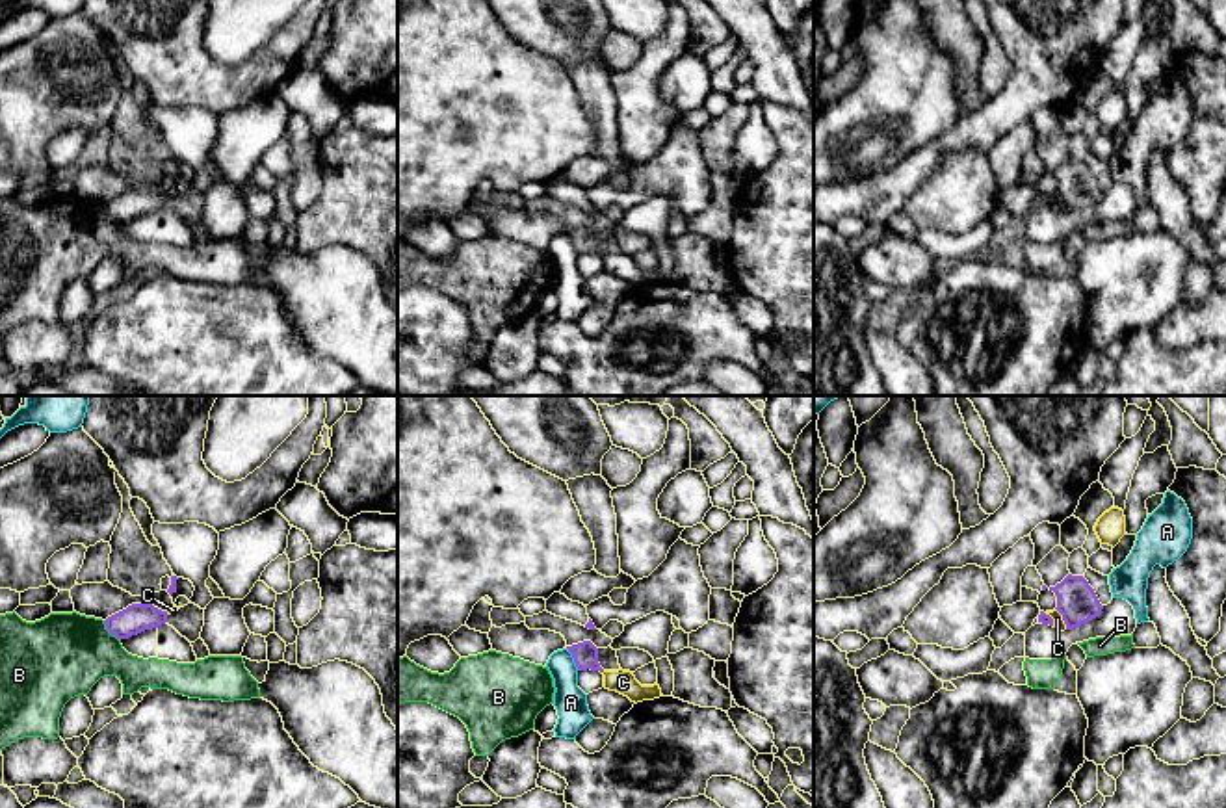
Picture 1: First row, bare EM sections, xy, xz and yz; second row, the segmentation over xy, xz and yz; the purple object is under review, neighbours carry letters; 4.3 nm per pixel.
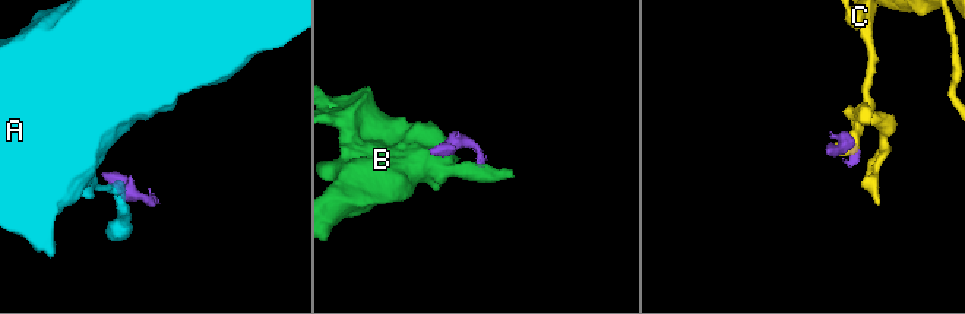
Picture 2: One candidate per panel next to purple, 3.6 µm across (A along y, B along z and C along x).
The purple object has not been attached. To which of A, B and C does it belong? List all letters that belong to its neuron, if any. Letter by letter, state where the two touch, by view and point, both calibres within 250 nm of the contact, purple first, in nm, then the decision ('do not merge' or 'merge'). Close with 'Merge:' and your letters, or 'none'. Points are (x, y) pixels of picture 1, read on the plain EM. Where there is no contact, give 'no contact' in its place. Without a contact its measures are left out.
A: meets purple in xz at (573, 240); 110 nm thick on the purple side, 140 nm on the other; do not merge
B: meets purple in xy at (110, 216); 130 nm thick on the purple side, 360 nm on the other; do not merge
C: meets purple in yz at (1063, 203); 180 nm thick on the purple side, 50 nm on the other; do not merge
Merge: none

